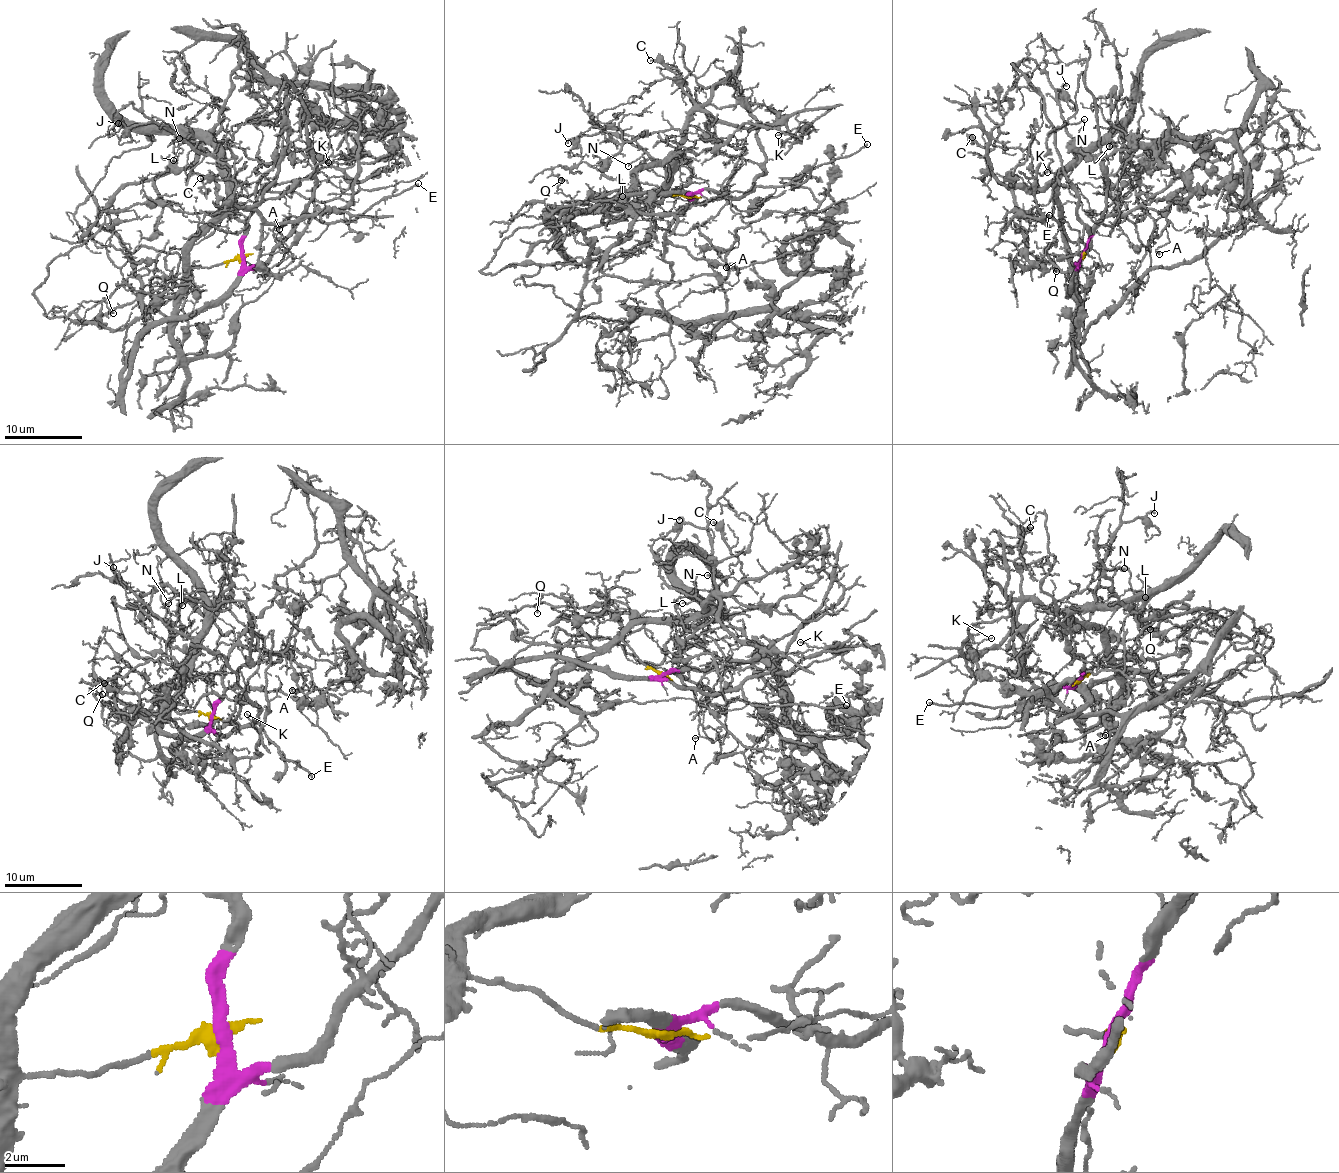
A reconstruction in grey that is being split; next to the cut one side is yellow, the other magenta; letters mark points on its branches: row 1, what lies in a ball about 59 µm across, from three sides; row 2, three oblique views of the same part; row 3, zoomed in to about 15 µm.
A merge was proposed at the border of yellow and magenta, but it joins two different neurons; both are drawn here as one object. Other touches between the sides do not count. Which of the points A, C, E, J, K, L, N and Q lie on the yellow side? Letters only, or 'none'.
C, J, K, L, N, Q

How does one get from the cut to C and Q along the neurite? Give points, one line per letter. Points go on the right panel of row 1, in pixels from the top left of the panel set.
C: (1084, 254), (1073, 254), (1061, 236), (1053, 183), (1041, 190), (1002, 185), (991, 173), (989, 152), (972, 137)
Q: (1084, 254), (1069, 249), (1065, 272), (1042, 251), (1048, 244), (1047, 253), (1056, 272)

